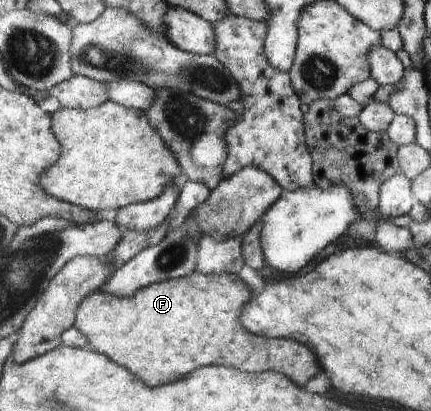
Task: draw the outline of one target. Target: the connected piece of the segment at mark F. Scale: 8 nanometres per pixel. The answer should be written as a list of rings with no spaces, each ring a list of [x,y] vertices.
[[[194,271],[190,275],[181,278],[172,278],[168,281],[148,285],[146,289],[140,289],[140,293],[136,291],[136,295],[134,295],[132,299],[118,299],[116,296],[105,294],[102,290],[96,290],[88,294],[87,297],[80,302],[74,327],[87,336],[88,341],[90,341],[87,347],[92,345],[96,351],[100,351],[100,353],[104,353],[104,355],[112,355],[112,359],[116,359],[116,363],[124,363],[124,367],[132,367],[132,371],[136,371],[136,375],[140,375],[140,379],[144,379],[144,383],[152,383],[152,387],[180,381],[180,379],[188,377],[194,369],[206,367],[206,365],[228,365],[228,367],[238,367],[240,371],[256,371],[256,373],[258,373],[258,371],[277,371],[282,375],[288,375],[290,379],[296,379],[296,383],[300,383],[300,387],[304,387],[312,377],[316,377],[316,375],[320,373],[320,367],[318,367],[318,363],[316,363],[316,357],[314,357],[314,353],[312,353],[308,347],[304,347],[304,344],[296,340],[257,336],[255,333],[241,328],[242,312],[245,307],[253,301],[253,293],[250,287],[238,276],[238,273],[204,275]]]

